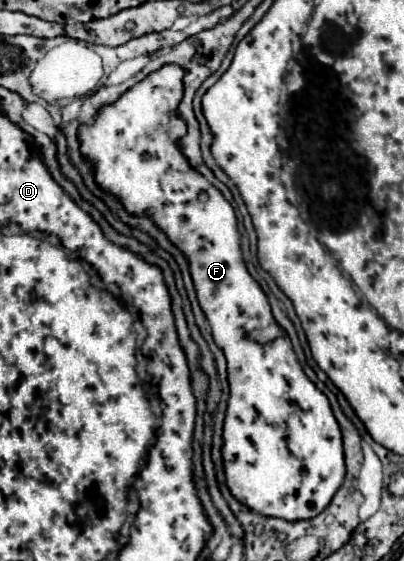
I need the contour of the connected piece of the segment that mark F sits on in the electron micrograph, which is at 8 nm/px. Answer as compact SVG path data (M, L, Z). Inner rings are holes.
M164 65L132 89L128 89L118 101L100 109L92 125L82 125L78 129L78 137L82 143L80 149L96 165L98 185L118 195L122 205L130 213L150 215L190 261L190 273L196 285L200 307L210 321L216 345L224 351L228 359L230 399L224 419L222 457L230 493L234 493L234 497L238 497L238 501L242 501L248 509L266 517L280 517L288 521L312 519L328 507L334 493L344 481L346 465L342 431L332 413L328 397L318 391L316 385L302 371L290 339L256 339L256 335L264 327L274 323L274 317L268 297L244 265L234 209L222 197L222 193L210 185L206 177L194 173L194 169L186 165L186 159L182 157L182 151L176 143L178 137L186 133L186 123L174 113L182 99L182 77L182 67Z

